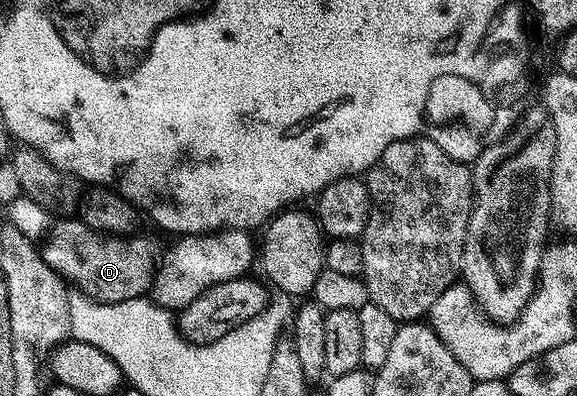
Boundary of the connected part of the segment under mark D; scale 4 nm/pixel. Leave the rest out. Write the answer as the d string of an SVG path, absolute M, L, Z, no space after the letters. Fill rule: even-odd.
M76 220L53 221L42 242L46 264L50 264L65 283L95 302L125 302L145 297L151 291L156 278L158 250L156 254L150 239L99 234L83 220L72 221Z

